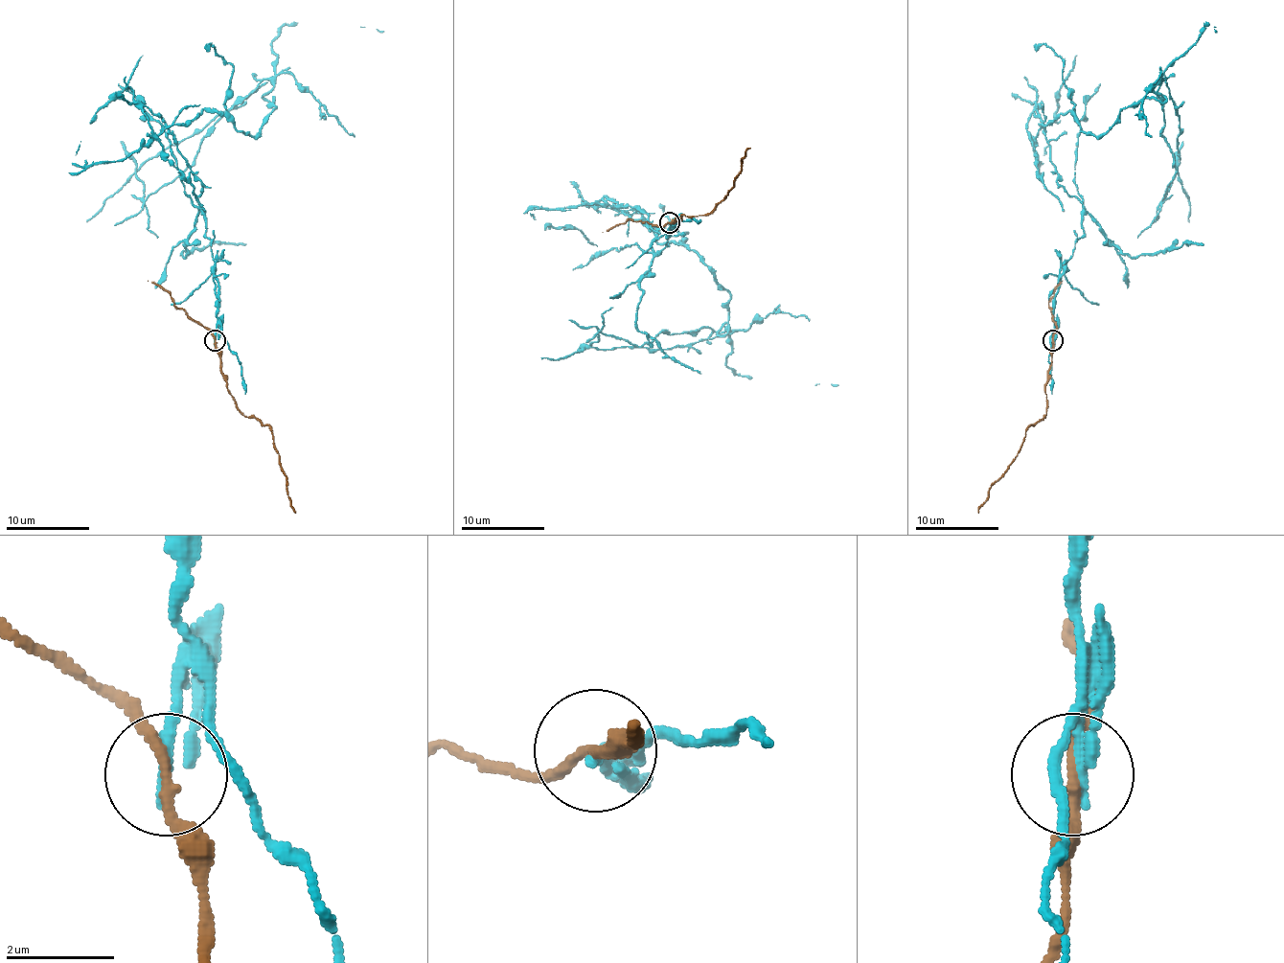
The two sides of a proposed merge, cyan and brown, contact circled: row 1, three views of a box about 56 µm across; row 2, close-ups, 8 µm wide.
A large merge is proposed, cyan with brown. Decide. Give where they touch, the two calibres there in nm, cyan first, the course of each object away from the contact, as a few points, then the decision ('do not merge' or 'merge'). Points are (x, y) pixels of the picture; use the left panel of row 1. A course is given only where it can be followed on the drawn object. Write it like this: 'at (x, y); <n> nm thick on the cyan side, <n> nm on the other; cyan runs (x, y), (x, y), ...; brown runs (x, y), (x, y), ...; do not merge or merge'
at (215, 340); 200 nm thick on the cyan side, 180 nm on the other; cyan runs (216, 340), (202, 187), (169, 130), (219, 111), (255, 136), (276, 107), (267, 80), (150, 157), (87, 222); brown runs (216, 340), (228, 392), (242, 413), (253, 415), (269, 427), (288, 499), (295, 512); do not merge

